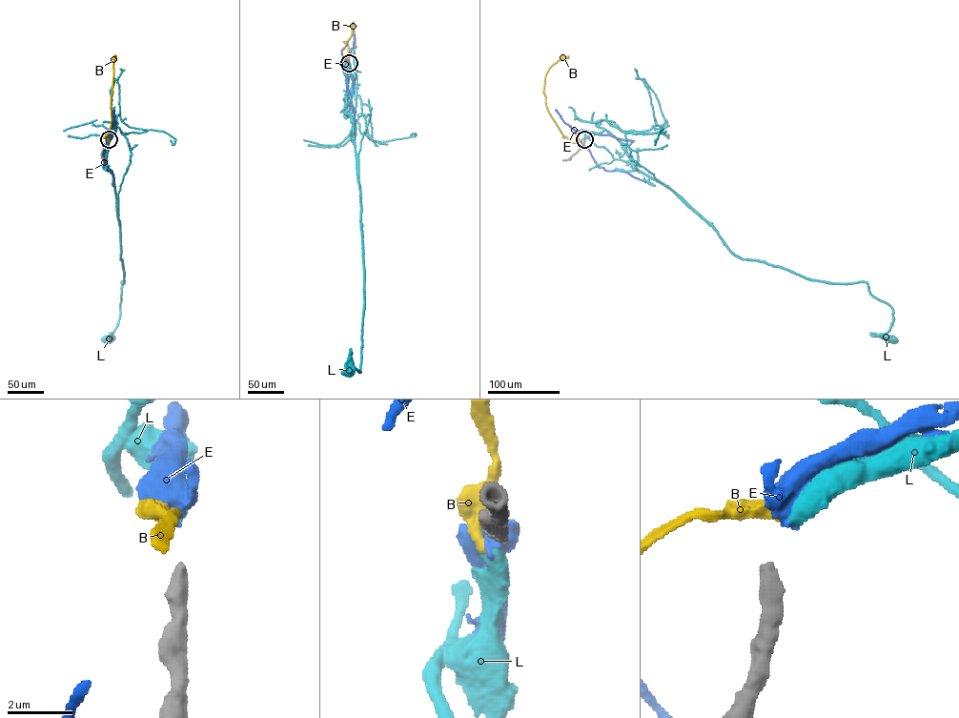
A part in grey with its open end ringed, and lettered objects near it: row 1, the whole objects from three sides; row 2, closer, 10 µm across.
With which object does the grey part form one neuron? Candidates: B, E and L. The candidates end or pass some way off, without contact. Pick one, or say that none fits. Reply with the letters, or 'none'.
E

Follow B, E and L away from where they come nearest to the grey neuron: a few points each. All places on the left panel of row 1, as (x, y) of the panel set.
B: (108, 138), (115, 55)
E: (109, 138), (109, 130), (103, 158), (107, 171), (112, 173), (113, 182)
L: (109, 138), (106, 166), (112, 174), (124, 282), (121, 282), (119, 321), (108, 338)

